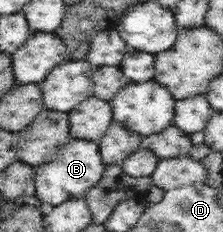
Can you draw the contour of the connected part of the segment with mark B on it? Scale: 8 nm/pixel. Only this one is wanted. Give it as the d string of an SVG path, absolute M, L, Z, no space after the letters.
M71 139L45 164L35 167L31 192L43 203L60 205L66 200L84 198L88 189L102 179L105 167L100 156L99 145L95 141Z

